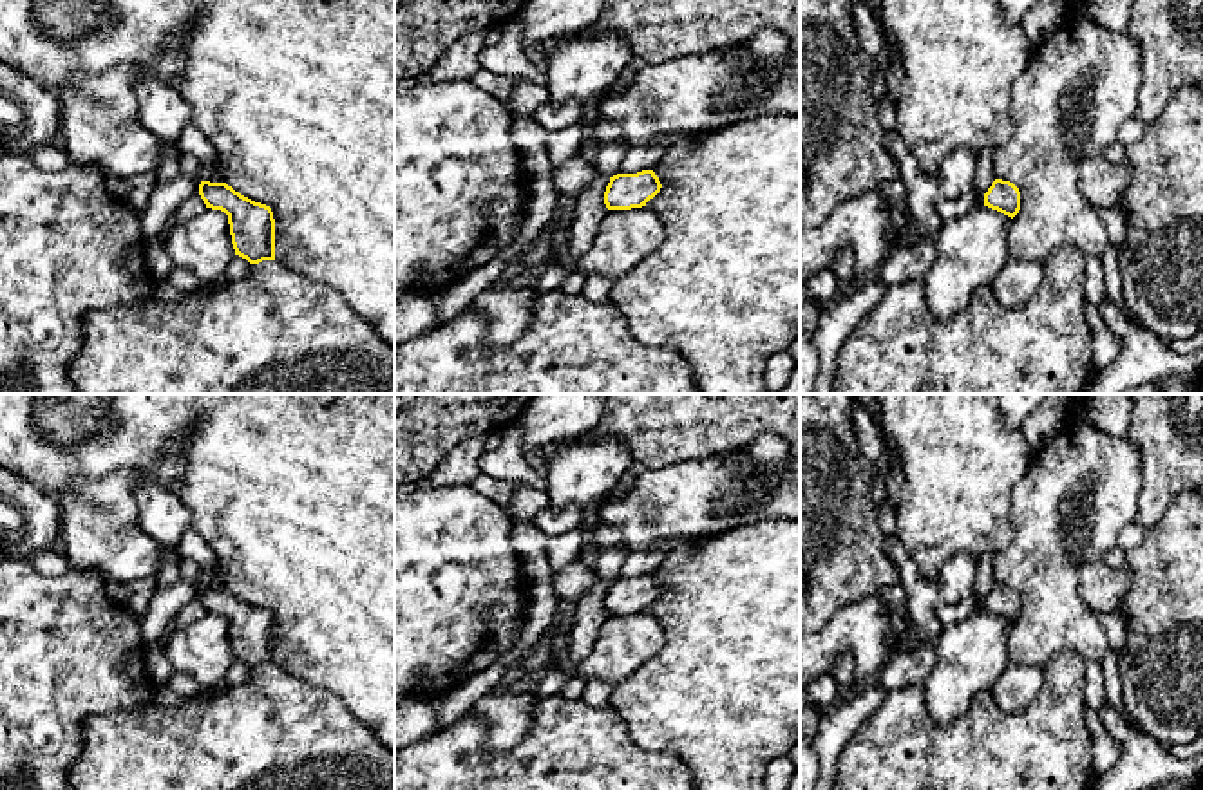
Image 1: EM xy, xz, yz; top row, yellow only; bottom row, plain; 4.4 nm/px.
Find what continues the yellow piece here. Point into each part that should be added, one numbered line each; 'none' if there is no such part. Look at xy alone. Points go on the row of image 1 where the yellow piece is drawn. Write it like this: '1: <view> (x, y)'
1: xy (165, 199)

